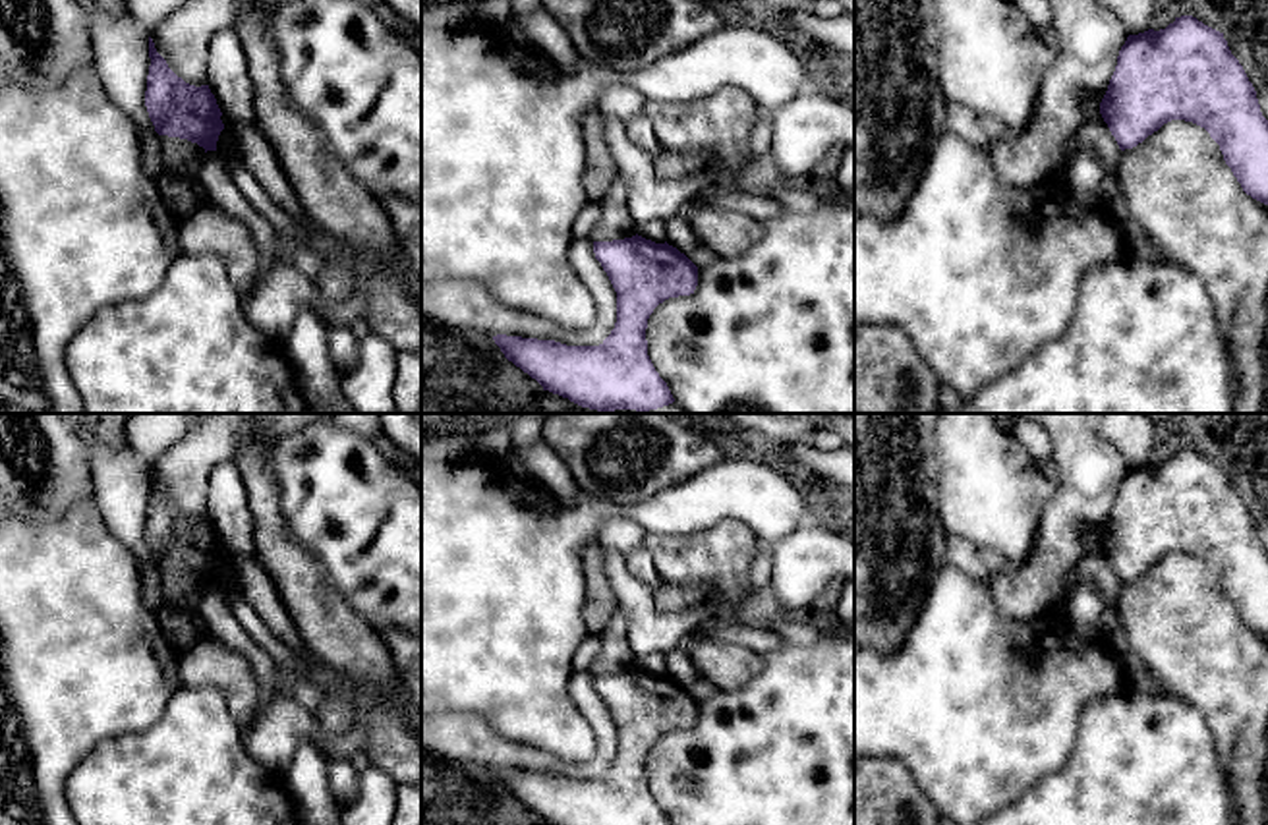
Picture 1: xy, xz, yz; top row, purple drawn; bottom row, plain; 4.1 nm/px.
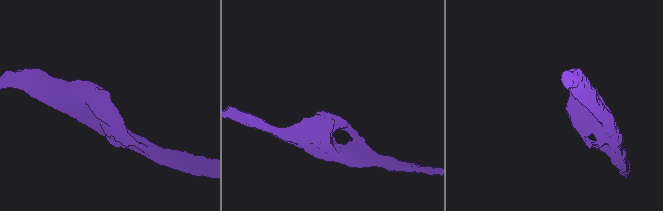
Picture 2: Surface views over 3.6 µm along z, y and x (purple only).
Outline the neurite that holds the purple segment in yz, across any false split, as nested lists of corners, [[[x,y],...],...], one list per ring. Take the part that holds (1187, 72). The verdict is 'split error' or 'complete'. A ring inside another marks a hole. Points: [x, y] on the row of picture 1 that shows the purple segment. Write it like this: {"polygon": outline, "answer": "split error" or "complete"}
{"polygon": [[[1196,17],[1129,35],[1100,114],[1121,151],[1171,120],[1204,128],[1243,191],[1268,205],[1268,120],[1224,33]]], "answer": "complete"}

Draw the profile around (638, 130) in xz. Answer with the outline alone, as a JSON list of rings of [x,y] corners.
[[[644,114],[626,120],[626,137],[638,151],[646,153],[649,160],[657,158],[663,151],[651,122]]]

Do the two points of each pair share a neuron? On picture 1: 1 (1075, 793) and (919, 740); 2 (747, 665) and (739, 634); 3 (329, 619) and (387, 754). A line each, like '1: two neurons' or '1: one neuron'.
1: two neurons
2: two neurons
3: two neurons

